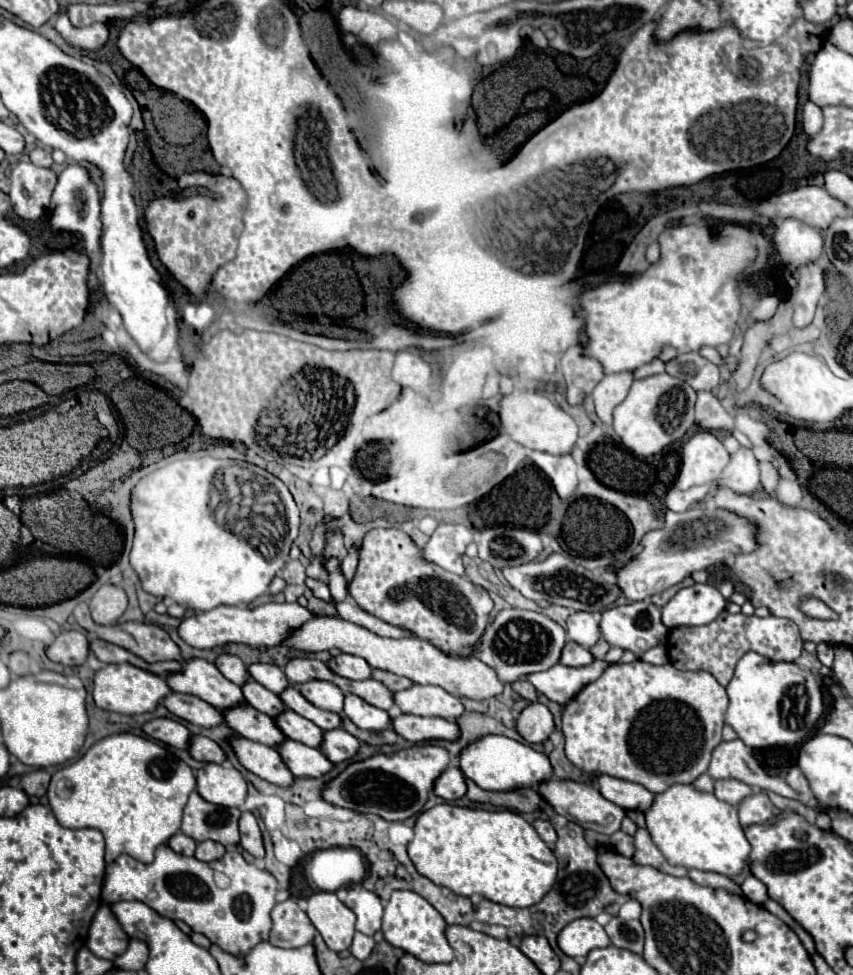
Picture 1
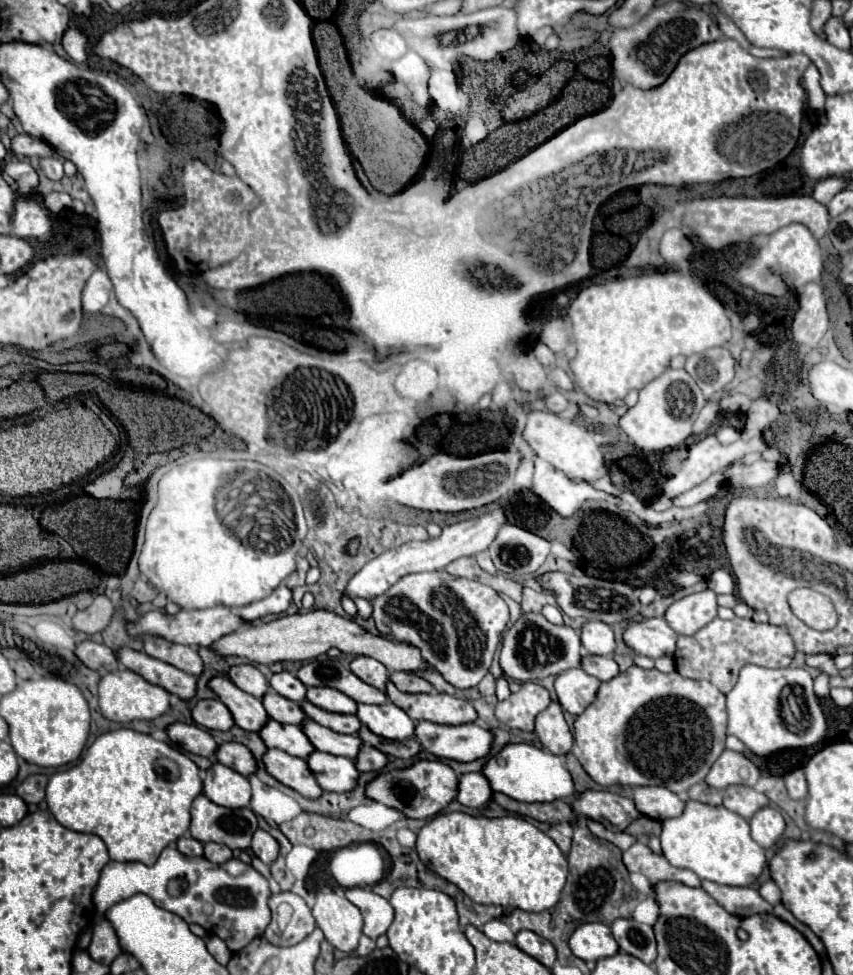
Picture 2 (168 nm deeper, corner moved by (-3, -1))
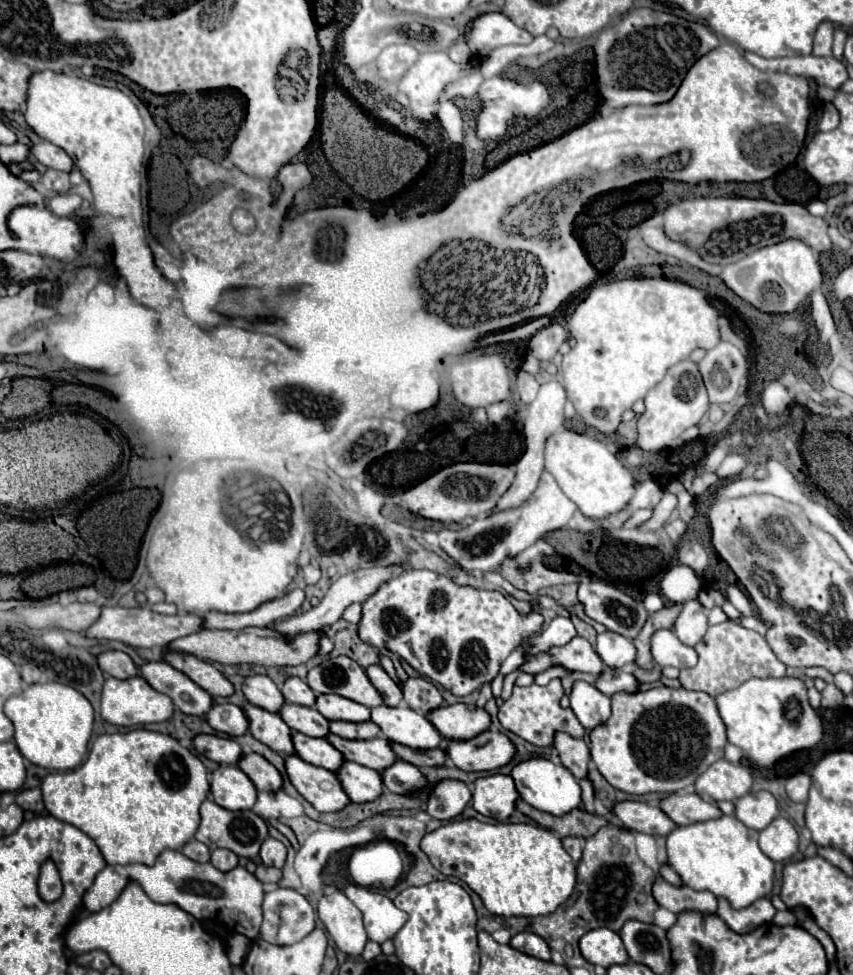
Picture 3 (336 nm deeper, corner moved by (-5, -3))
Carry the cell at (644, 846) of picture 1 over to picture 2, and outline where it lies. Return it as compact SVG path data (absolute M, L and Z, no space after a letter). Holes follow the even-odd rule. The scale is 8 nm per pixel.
M635 842L629 850L623 852L623 862L629 872L641 872L649 878L651 888L661 882L661 880L671 880L671 882L681 882L691 888L699 888L701 880L691 872L691 870L681 870L671 866L663 856L657 856L649 850L649 846Z

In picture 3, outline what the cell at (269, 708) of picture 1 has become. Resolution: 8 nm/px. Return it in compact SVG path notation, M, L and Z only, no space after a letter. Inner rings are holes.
M285 702L283 708L279 710L279 716L291 730L301 732L305 736L323 738L329 734L329 720L323 718L317 712L317 708L307 708L307 706Z

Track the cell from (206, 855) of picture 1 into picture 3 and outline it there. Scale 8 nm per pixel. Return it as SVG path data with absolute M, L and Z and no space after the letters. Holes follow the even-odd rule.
M217 848L217 850L213 850L213 852L211 852L211 864L213 864L215 868L223 870L223 872L227 872L227 870L235 868L235 866L237 866L237 862L239 862L239 858L237 858L237 854L233 854L231 850Z

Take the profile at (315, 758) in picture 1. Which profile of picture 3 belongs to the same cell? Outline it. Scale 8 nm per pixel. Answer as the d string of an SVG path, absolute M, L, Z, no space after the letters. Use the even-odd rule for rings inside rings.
M345 762L343 768L339 768L339 772L335 772L335 774L339 776L341 788L347 792L351 802L371 802L383 790L381 774L367 766L361 766L355 762Z

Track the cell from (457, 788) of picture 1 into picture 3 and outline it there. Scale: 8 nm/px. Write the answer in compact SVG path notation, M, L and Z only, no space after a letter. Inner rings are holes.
M491 774L475 780L471 806L493 820L507 820L515 810L515 800L519 798L513 778L505 774Z

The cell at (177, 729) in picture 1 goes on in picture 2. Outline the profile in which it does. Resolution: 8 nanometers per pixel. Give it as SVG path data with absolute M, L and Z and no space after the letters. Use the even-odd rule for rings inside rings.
M171 724L167 728L169 738L175 746L179 746L185 752L197 754L197 756L205 756L211 758L217 752L217 742L213 740L209 730L203 730L195 724Z

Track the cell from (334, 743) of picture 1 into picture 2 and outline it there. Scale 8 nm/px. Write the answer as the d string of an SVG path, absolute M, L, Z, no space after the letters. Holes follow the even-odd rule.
M365 746L365 750L361 750L361 758L357 758L355 764L359 772L381 772L389 764L389 758L377 748Z

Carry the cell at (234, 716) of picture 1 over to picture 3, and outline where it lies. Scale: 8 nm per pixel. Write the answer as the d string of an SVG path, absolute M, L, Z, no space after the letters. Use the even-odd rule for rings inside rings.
M293 732L291 740L295 740L295 754L309 764L327 768L331 772L339 770L343 764L341 752L337 752L325 738L309 738L305 734Z

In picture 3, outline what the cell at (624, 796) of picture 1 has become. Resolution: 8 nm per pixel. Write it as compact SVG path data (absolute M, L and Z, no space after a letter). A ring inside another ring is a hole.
M669 794L659 802L659 808L677 824L693 824L699 820L711 820L721 816L721 810L715 802L707 802L697 794Z

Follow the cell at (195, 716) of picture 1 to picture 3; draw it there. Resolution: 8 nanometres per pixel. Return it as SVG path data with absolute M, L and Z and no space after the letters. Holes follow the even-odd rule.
M215 704L207 712L207 722L213 730L229 734L229 736L243 736L247 732L243 708L235 704Z

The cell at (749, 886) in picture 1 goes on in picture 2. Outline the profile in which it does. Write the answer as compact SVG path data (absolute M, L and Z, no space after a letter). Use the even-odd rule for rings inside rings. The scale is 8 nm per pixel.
M765 882L765 884L761 884L759 892L761 892L761 896L763 896L769 904L773 904L773 906L781 902L781 892L779 892L779 888L777 888L775 882Z

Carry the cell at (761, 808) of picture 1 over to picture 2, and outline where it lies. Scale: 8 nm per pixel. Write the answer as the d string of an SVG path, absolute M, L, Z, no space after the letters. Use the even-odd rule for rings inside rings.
M767 806L765 810L759 810L749 824L751 824L753 840L763 848L773 848L785 832L785 820L781 812L771 806Z

